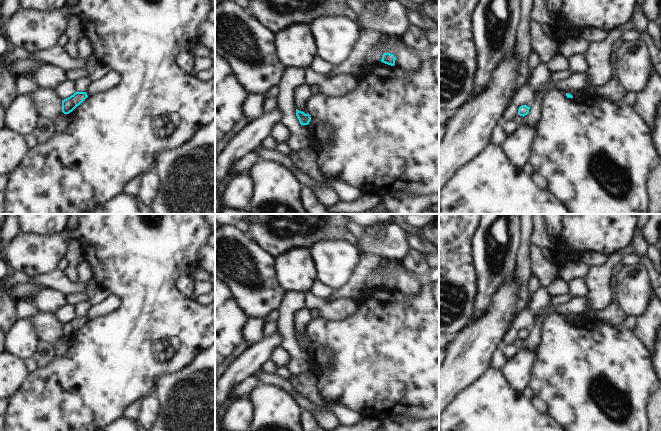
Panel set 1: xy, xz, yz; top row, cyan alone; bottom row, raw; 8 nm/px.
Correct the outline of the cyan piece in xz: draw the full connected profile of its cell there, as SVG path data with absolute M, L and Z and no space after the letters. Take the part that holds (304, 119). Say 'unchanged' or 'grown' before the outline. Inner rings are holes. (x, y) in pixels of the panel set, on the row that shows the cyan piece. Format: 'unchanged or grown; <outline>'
unchanged; M296 109L296 116L301 125L308 125L311 120L311 117L308 113L305 114L304 112L299 111L297 109Z

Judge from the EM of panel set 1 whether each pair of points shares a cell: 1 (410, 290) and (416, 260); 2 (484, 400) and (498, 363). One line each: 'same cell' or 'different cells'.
1: different cells
2: different cells

